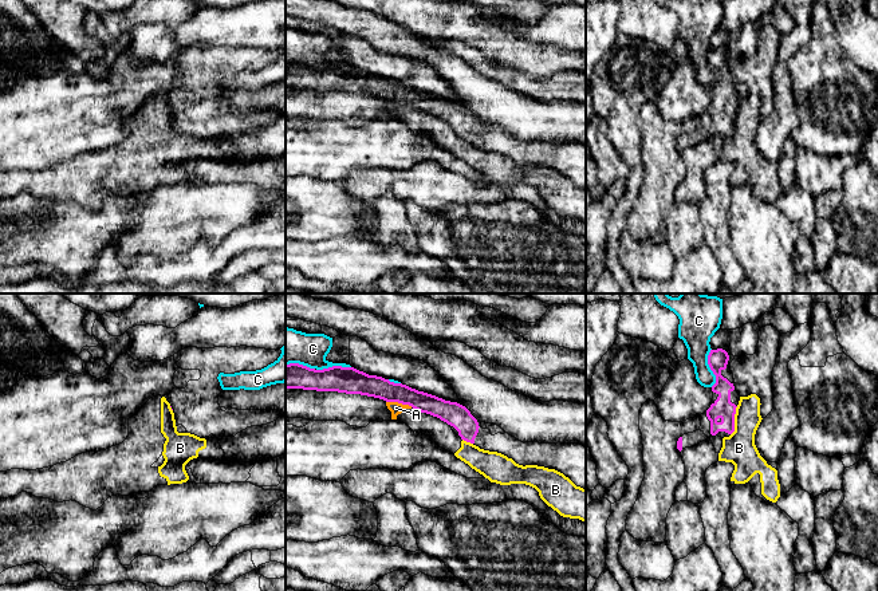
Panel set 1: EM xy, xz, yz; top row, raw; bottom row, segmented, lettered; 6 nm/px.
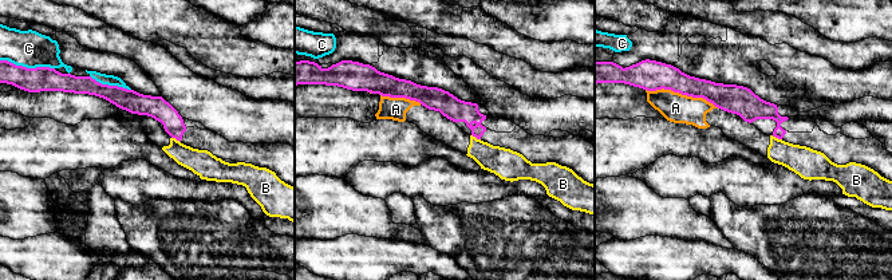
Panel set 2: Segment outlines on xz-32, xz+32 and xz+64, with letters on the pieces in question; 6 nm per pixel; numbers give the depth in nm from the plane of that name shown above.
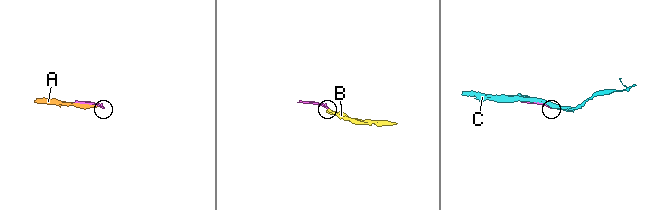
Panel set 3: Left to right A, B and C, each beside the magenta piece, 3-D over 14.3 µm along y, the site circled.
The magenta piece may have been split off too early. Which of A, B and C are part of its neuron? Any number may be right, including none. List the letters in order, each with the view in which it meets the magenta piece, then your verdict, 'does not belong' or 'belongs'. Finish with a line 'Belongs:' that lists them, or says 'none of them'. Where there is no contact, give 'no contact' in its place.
A: meets magenta in xz; does not belong
B: meets magenta in yz; does not belong
C: meets magenta in yz; does not belong
Belongs: none of them

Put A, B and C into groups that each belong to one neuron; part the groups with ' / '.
A B / C

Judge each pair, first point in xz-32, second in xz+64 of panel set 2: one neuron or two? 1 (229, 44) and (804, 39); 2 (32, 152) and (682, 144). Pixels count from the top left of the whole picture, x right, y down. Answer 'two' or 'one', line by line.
1: one
2: one

